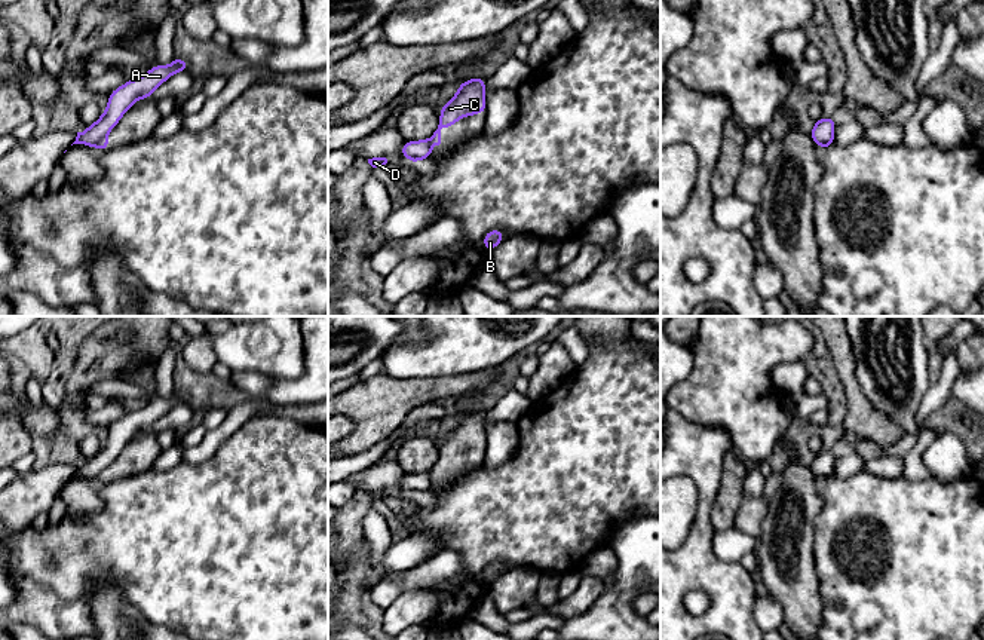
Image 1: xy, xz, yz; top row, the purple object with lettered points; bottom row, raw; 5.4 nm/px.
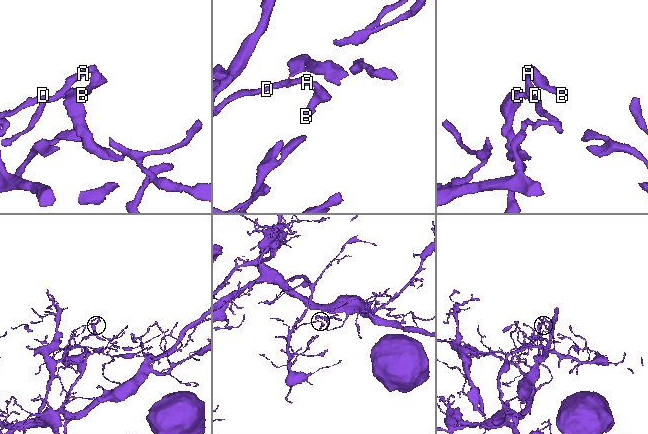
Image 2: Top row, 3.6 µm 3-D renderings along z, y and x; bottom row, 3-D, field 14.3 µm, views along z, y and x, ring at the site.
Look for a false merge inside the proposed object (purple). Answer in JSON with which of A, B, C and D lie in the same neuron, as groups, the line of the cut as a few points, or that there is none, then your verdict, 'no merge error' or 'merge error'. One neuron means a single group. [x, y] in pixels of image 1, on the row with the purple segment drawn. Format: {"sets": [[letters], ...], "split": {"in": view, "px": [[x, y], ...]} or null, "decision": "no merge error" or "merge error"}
{"sets": [["A", "B", "D"], ["C"]], "split": {"in": "xy", "px": [[106, 134], [95, 146]]}, "decision": "merge error"}

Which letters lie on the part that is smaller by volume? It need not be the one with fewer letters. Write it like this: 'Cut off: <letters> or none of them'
Cut off: C

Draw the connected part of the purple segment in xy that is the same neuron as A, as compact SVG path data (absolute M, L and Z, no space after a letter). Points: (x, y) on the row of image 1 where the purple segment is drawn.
M175 56L171 65L156 64L145 74L116 88L108 95L107 110L101 113L101 117L88 129L77 132L73 144L96 147L98 143L120 122L122 116L134 102L142 98L151 98L156 88L180 71L188 73L188 64L186 59Z

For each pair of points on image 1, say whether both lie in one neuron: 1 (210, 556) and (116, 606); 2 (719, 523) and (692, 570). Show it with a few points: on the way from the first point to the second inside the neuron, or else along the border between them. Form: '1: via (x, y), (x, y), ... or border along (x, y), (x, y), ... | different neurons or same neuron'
1: border along (100, 578), (115, 582), (123, 596), (153, 622) | different neurons
2: border along (717, 496), (711, 514), (714, 532) | different neurons

